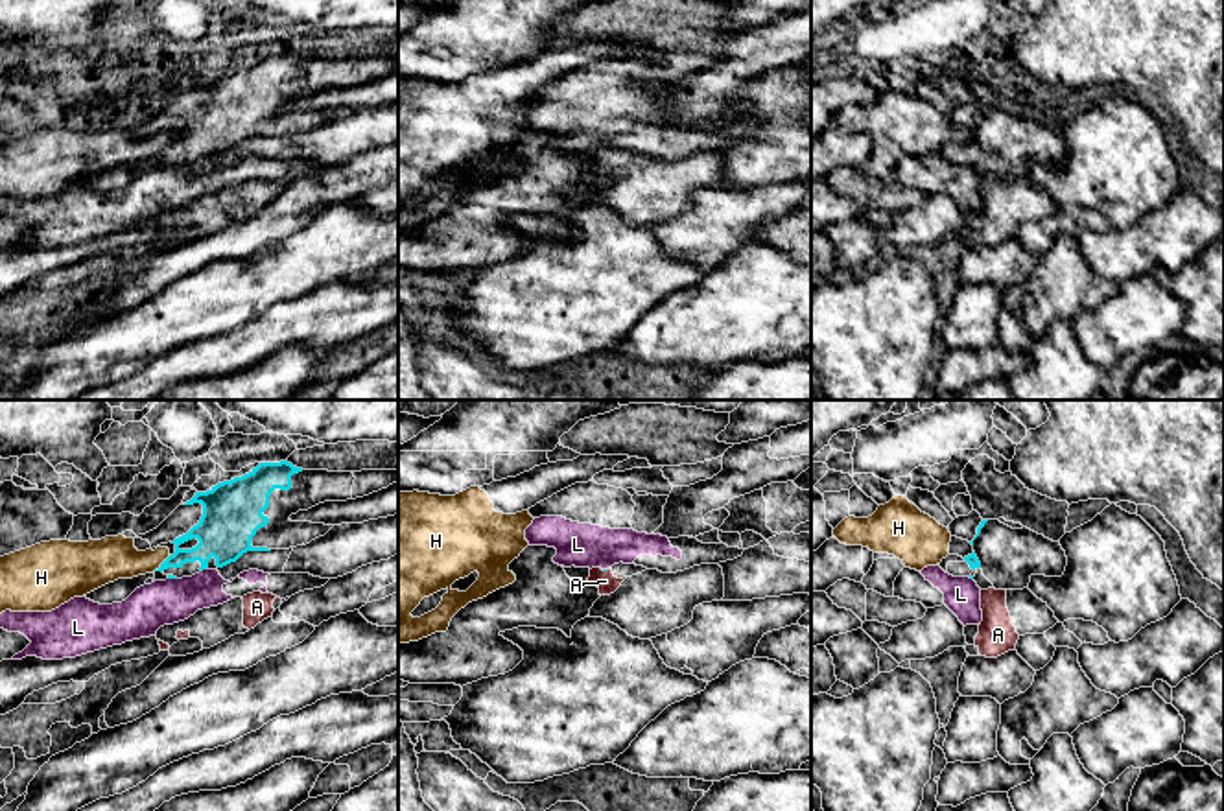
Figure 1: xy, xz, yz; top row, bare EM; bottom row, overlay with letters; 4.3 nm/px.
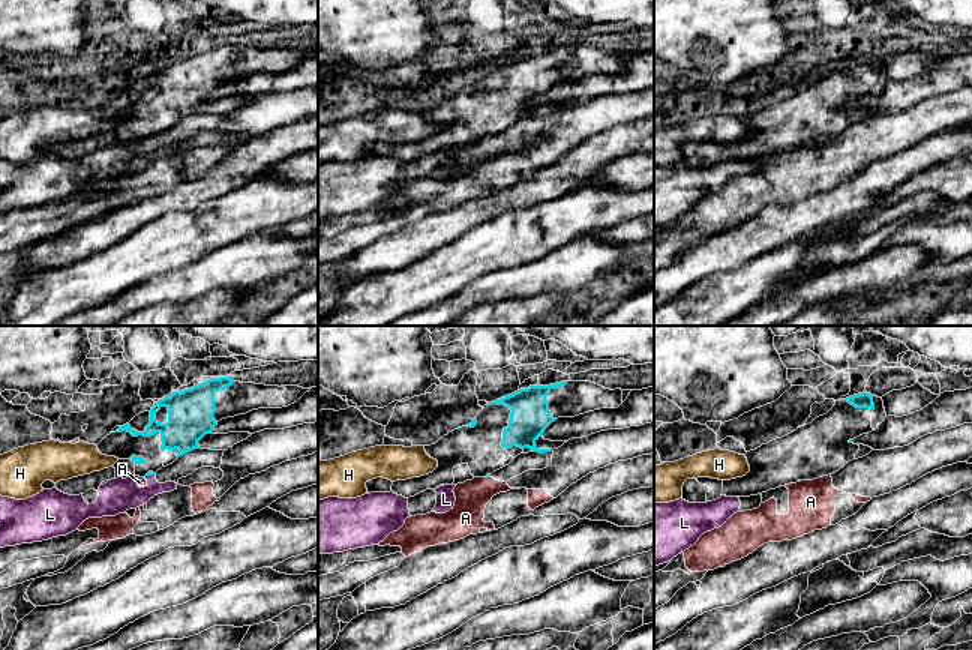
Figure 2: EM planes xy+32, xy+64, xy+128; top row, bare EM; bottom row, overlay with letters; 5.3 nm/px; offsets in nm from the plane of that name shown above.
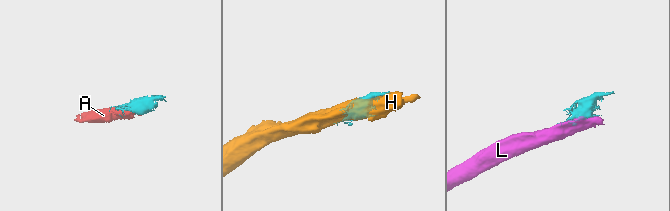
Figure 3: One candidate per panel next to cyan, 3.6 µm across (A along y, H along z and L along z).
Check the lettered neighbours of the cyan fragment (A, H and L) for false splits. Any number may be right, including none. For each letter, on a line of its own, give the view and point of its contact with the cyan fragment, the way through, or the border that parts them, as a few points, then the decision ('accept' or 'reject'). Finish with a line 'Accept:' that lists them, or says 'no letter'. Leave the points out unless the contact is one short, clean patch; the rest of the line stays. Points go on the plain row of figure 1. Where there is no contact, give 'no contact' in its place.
A: no contact; reject
H: contact xy (161, 152); reject
L: contact xy (203, 155); border xy (205, 155), (201, 159); reject
Accept: no letter

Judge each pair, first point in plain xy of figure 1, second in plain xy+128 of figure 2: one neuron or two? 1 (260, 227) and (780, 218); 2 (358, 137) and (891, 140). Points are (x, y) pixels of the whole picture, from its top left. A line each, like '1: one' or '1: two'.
1: one
2: one

